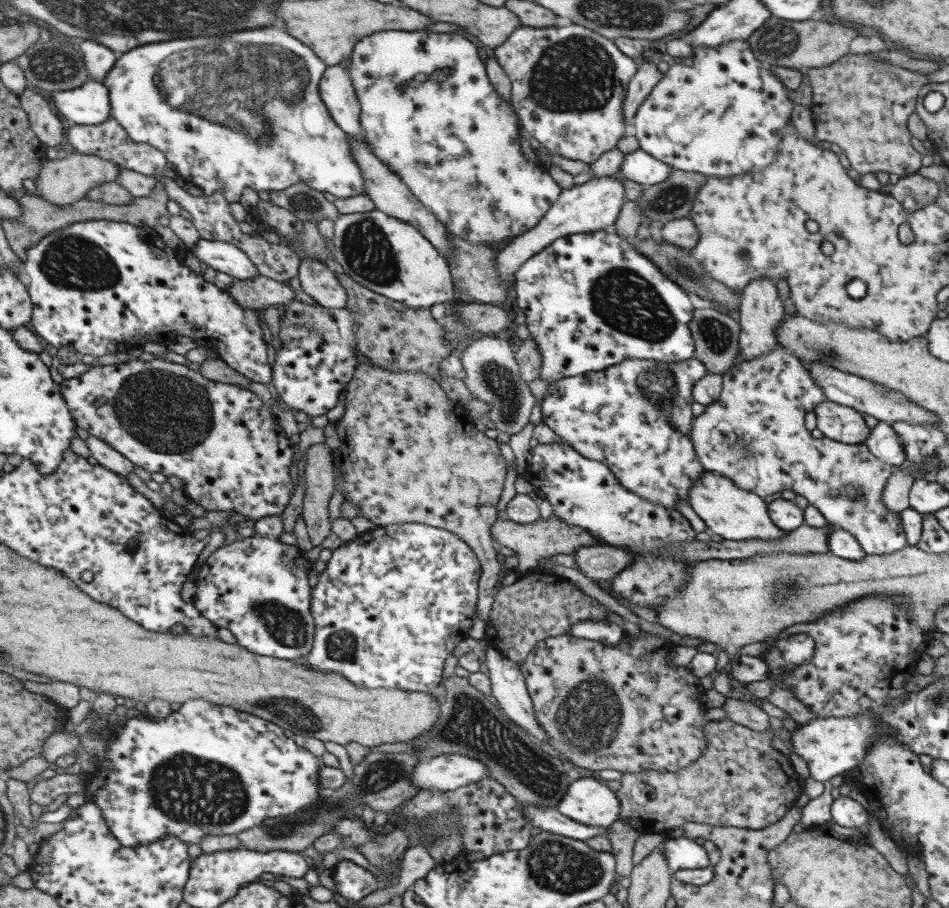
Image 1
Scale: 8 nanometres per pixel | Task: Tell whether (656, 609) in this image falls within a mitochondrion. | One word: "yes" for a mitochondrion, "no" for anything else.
no

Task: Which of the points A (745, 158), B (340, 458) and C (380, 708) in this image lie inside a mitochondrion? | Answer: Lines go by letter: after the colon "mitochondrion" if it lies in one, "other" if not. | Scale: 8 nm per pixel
A: other
B: other
C: other

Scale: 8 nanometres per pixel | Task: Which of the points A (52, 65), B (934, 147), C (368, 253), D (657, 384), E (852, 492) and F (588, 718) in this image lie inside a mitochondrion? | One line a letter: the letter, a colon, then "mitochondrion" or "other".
A: mitochondrion
B: other
C: mitochondrion
D: mitochondrion
E: mitochondrion
F: mitochondrion

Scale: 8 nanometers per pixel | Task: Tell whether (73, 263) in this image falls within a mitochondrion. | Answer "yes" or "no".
yes

